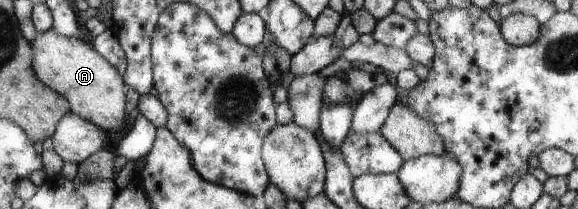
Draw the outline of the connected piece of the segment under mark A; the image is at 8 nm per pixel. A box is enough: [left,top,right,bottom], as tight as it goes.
[31,28,126,133]

